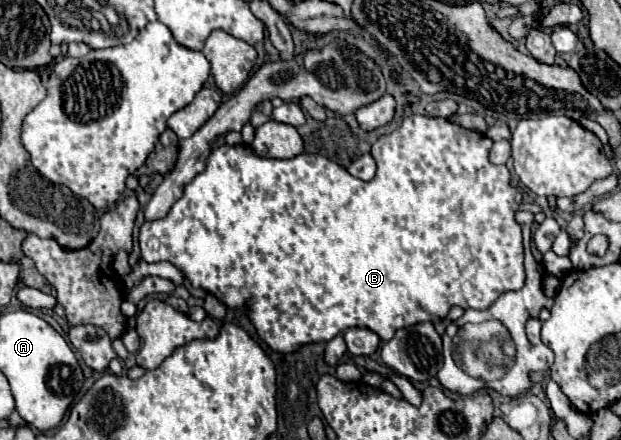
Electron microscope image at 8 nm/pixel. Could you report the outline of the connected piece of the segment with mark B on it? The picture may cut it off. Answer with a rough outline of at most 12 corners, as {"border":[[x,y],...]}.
{"border":[[492,139],[220,145],[144,261],[276,353],[524,287]]}

